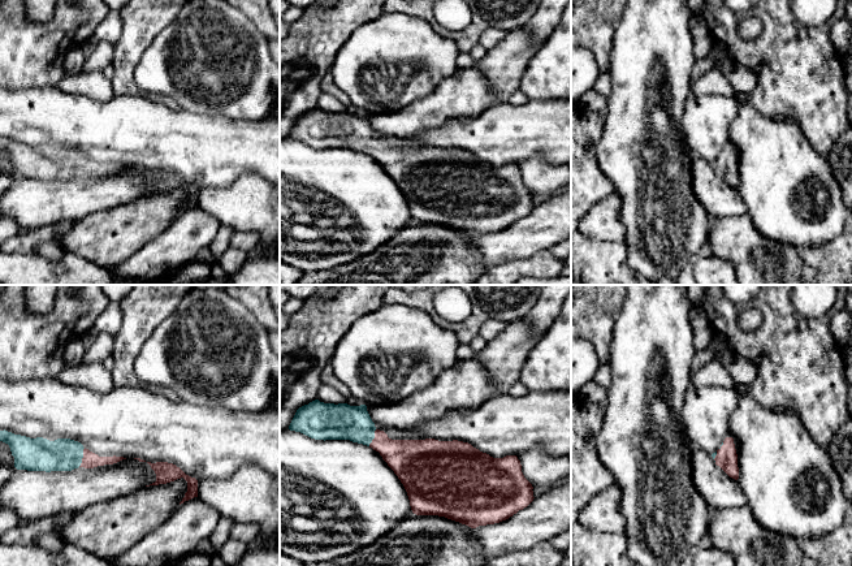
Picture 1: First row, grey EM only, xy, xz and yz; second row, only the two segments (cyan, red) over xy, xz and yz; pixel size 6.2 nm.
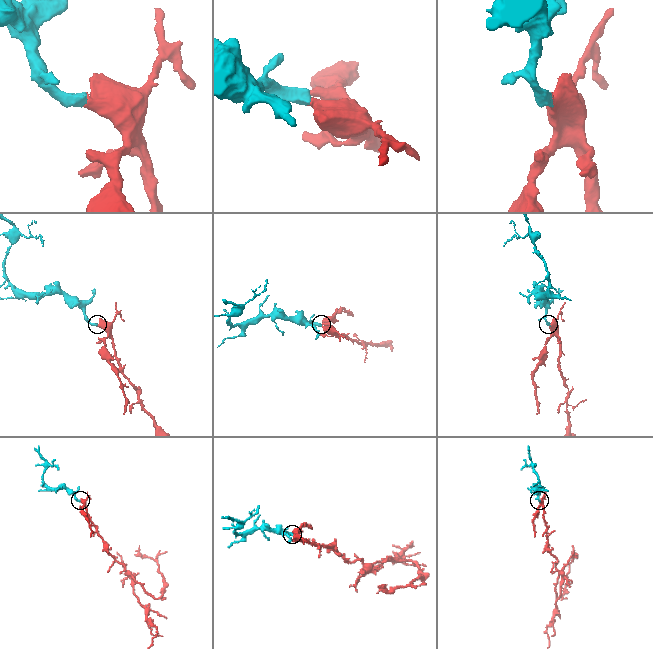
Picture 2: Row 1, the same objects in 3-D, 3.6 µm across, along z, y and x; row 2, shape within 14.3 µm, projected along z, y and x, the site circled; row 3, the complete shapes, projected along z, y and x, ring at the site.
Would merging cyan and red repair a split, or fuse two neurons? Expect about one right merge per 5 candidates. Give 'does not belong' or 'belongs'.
belongs

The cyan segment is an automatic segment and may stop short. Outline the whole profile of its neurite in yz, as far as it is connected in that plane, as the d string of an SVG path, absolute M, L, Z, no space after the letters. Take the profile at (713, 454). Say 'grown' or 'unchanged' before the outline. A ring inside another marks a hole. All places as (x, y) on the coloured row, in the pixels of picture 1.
grown | M726 437L721 448L712 454L717 466L719 466L730 478L739 479L738 454L732 437Z

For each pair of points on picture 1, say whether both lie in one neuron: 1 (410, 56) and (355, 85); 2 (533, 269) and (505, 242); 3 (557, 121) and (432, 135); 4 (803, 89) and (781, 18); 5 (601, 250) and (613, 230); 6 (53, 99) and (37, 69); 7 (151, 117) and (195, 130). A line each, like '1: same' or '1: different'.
1: same
2: different
3: same
4: same
5: different
6: different
7: same

